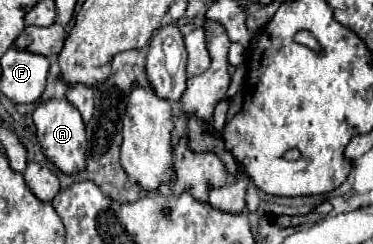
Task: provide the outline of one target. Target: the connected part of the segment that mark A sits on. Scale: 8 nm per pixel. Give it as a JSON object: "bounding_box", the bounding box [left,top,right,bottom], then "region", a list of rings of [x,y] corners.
{"bounding_box":[33,99,85,173],"region":[[[65,99],[41,101],[33,111],[33,121],[37,127],[37,139],[47,159],[51,159],[63,173],[77,173],[85,167],[85,123],[79,111],[75,111],[75,105],[71,105]]]}

